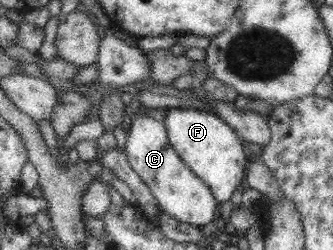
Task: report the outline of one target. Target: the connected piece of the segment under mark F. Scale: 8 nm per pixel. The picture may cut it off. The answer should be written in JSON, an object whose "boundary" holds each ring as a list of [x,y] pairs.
{"boundary":[[[192,107],[169,109],[164,122],[172,147],[183,162],[210,186],[219,204],[226,203],[229,206],[230,198],[234,196],[238,186],[247,187],[246,174],[250,158],[244,152],[245,145],[241,136],[215,114]]]}

